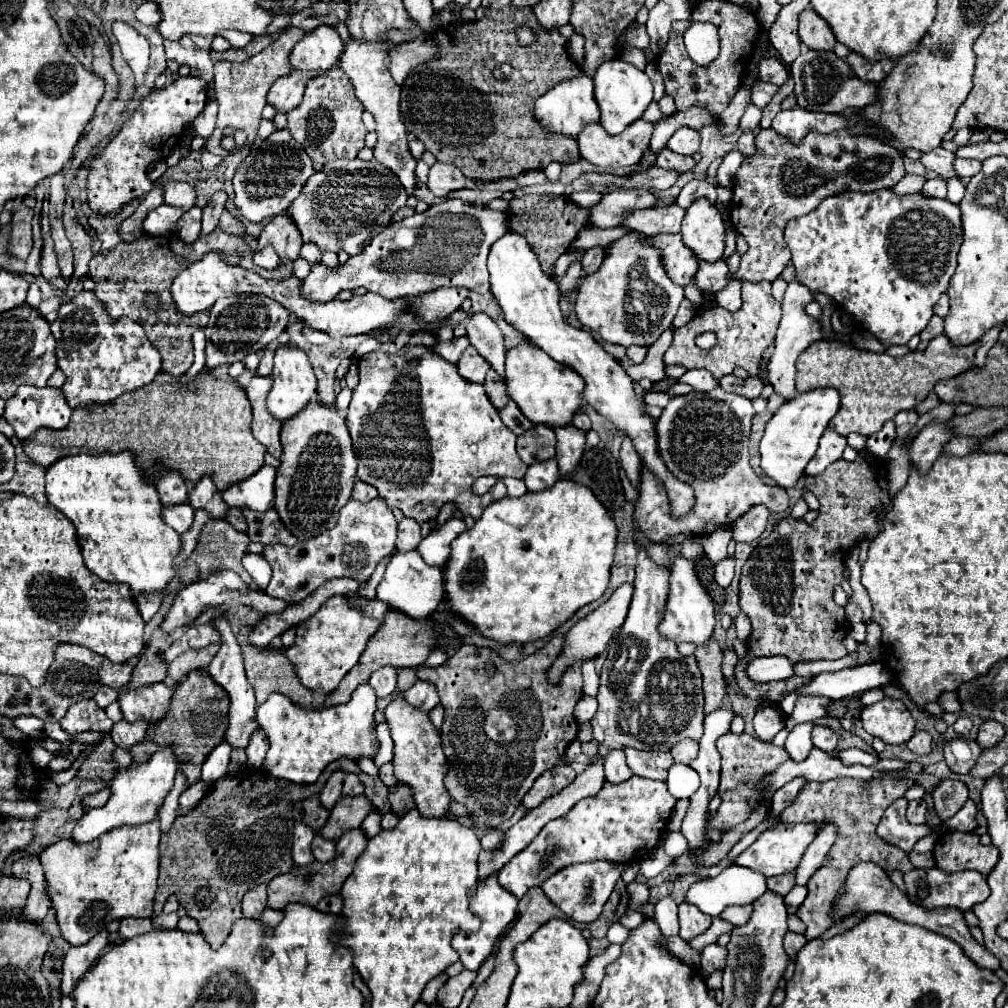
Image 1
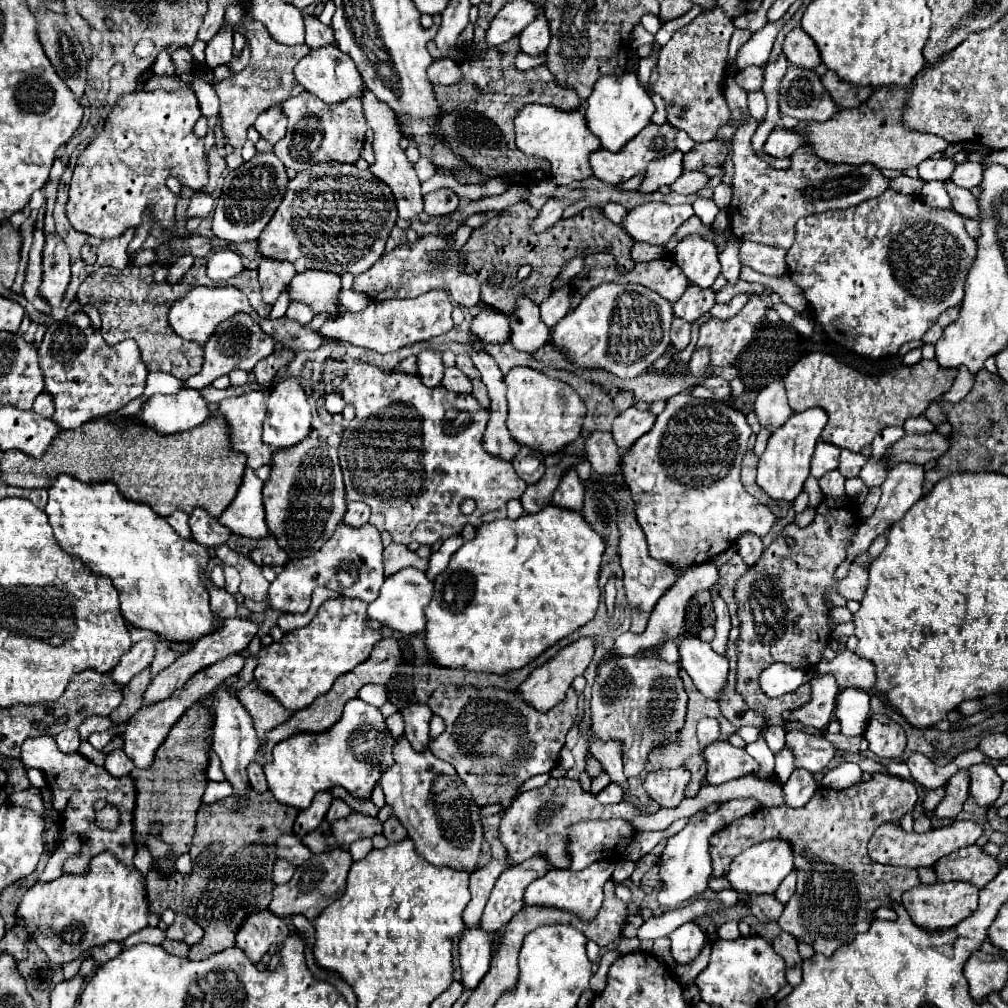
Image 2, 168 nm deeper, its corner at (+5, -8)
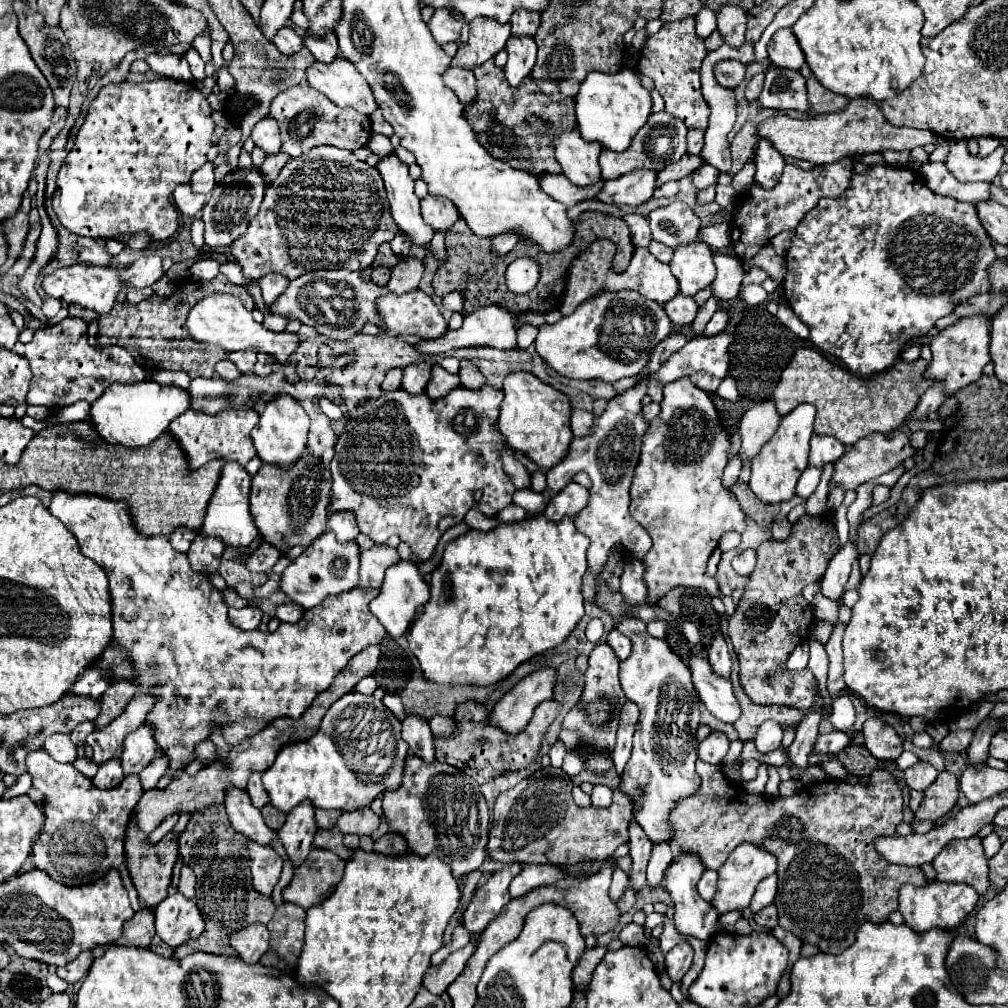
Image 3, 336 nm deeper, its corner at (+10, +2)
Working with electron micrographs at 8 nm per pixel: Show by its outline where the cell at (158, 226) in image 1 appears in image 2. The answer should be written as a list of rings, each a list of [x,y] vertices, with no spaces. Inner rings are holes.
[[[195,192],[193,194],[193,200],[189,202],[189,208],[185,212],[185,218],[191,218],[191,216],[199,216],[199,218],[207,218],[213,210],[213,198],[205,192]]]

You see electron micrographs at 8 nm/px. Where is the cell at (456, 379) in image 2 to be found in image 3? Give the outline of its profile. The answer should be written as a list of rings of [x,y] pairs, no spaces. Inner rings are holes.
[[[434,364],[432,366],[432,376],[430,382],[426,386],[426,394],[430,400],[438,400],[442,396],[446,396],[450,390],[454,390],[456,386],[460,386],[460,378],[456,374],[446,372],[442,366]]]

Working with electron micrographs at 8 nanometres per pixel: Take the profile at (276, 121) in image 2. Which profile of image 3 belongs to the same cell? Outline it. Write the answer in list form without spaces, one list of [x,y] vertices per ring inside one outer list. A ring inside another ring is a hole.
[[[262,118],[260,124],[252,130],[252,140],[258,148],[262,148],[266,154],[278,154],[282,150],[282,138],[278,130],[278,122],[272,118]]]

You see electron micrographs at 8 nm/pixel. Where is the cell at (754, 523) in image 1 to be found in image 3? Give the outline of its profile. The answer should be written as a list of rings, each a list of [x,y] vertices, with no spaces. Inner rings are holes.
[[[744,550],[744,552],[740,552],[738,556],[734,556],[732,566],[734,566],[734,570],[736,570],[740,576],[750,576],[752,570],[754,570],[754,566],[756,566],[756,552],[754,552],[754,550]]]

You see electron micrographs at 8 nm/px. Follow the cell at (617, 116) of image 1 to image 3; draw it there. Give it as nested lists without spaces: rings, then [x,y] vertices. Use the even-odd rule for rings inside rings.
[[[620,70],[616,74],[592,72],[580,84],[580,90],[574,98],[576,128],[580,136],[588,142],[598,142],[602,148],[612,152],[624,152],[634,134],[646,124],[652,114],[650,92],[640,84],[640,78],[632,70]]]

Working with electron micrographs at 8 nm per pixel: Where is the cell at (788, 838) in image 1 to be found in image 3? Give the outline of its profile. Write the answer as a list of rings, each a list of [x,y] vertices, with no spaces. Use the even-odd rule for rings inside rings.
[[[742,844],[740,848],[736,848],[728,856],[728,860],[718,870],[716,894],[712,898],[714,910],[718,910],[718,914],[722,916],[722,914],[732,912],[732,910],[748,908],[758,882],[764,880],[768,874],[774,874],[774,872],[776,872],[776,858],[772,854],[768,854],[764,848],[758,848],[754,844]]]

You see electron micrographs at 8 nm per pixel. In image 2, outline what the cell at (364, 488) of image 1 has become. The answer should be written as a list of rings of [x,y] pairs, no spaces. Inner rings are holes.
[[[349,502],[347,506],[347,512],[345,512],[345,518],[343,522],[345,524],[353,524],[353,526],[363,526],[365,522],[369,522],[369,506],[365,502]]]

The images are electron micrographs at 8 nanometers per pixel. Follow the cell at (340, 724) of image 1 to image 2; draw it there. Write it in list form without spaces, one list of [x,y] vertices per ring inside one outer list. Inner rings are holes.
[[[353,698],[345,704],[343,716],[329,730],[299,732],[289,736],[289,740],[281,740],[281,744],[275,744],[271,760],[263,766],[263,772],[273,796],[281,804],[295,806],[299,810],[307,808],[319,790],[331,790],[333,786],[343,786],[357,798],[367,798],[381,776],[383,764],[393,764],[391,746],[393,738],[389,736],[389,730],[385,730],[379,708],[363,702],[361,698]],[[357,752],[385,752],[385,762],[359,760]]]

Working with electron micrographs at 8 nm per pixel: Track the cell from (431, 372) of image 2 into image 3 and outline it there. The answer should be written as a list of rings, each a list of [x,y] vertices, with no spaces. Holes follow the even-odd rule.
[[[420,362],[420,364],[406,366],[404,372],[402,372],[400,390],[406,390],[408,394],[422,394],[428,380],[430,380],[430,372],[432,372],[430,362]]]

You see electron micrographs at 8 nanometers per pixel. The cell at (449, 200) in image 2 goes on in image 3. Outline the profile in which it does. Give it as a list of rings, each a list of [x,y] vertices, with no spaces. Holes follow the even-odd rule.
[[[426,196],[422,200],[422,218],[426,224],[430,224],[436,232],[446,232],[452,228],[452,224],[460,218],[456,206],[448,198],[438,196]]]

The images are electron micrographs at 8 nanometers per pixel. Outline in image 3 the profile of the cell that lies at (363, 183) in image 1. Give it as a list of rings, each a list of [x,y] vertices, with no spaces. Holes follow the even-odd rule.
[[[320,146],[302,154],[300,158],[292,158],[286,162],[278,178],[268,186],[264,194],[264,202],[260,206],[260,214],[252,218],[248,230],[230,244],[230,254],[234,262],[242,266],[242,274],[248,280],[260,280],[264,274],[284,274],[286,278],[298,278],[300,274],[312,270],[330,270],[330,268],[346,268],[346,270],[364,270],[370,268],[378,246],[384,242],[392,242],[398,234],[396,222],[388,214],[388,198],[384,192],[384,184],[380,182],[380,172],[354,156],[350,150],[338,150],[332,146]]]

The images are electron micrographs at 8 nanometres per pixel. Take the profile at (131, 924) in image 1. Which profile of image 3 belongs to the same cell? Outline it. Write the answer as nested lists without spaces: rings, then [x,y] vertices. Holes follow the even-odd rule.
[[[82,952],[76,960],[66,964],[64,968],[58,968],[56,974],[58,974],[58,978],[66,980],[68,984],[76,984],[78,980],[82,980],[86,976],[90,964],[92,964],[92,952]]]

